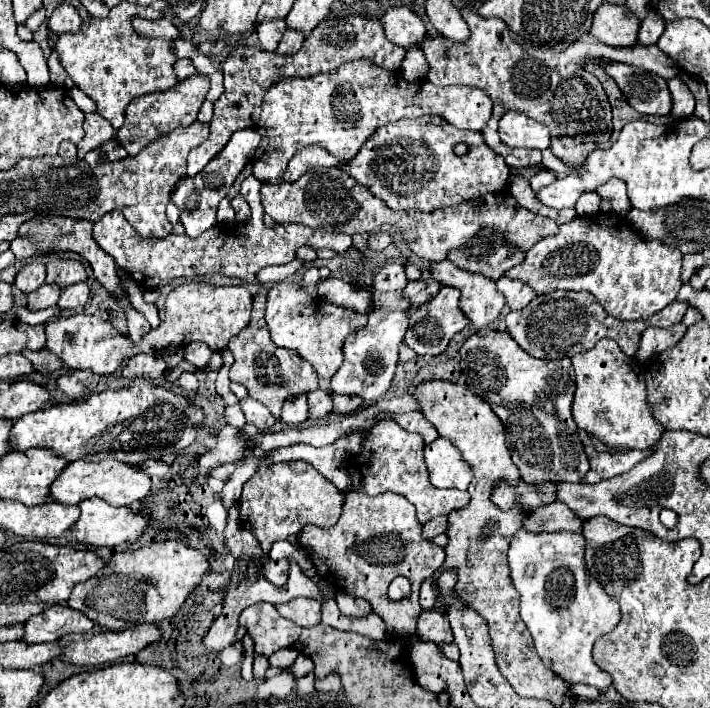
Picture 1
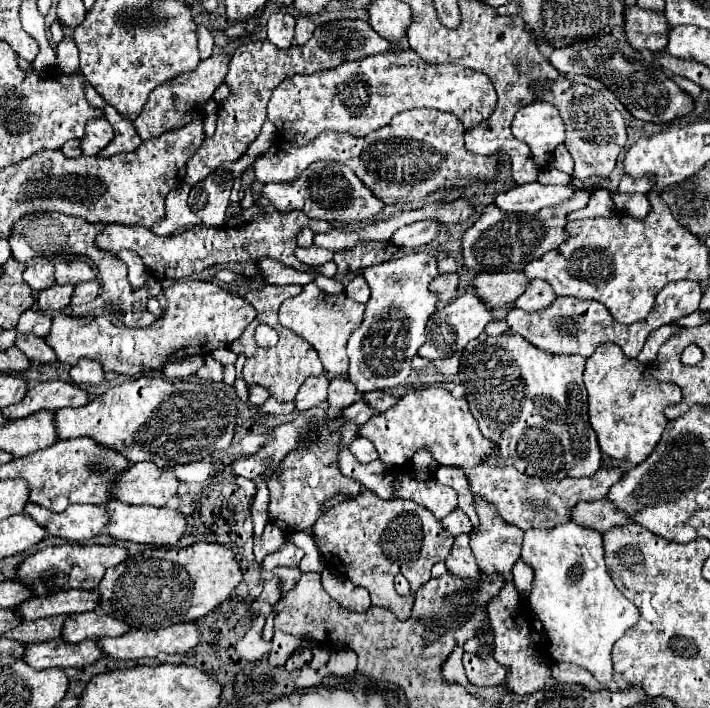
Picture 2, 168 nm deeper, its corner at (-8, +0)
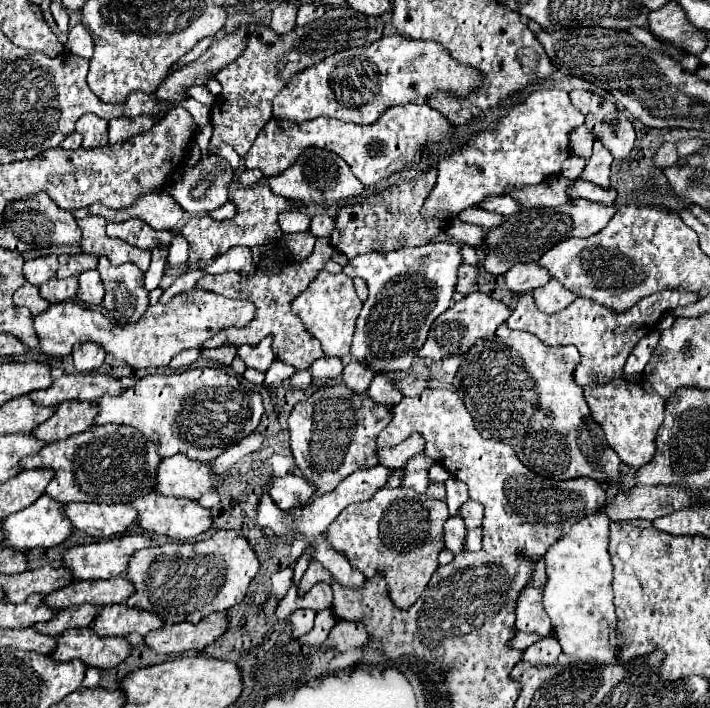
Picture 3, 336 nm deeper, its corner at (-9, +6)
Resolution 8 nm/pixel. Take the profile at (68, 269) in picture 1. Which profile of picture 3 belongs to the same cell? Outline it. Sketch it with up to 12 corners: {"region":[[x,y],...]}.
{"region":[[60,255],[58,279],[96,269],[96,255]]}

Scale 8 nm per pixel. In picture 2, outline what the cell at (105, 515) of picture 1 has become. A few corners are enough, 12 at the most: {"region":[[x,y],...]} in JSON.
{"region":[[105,505],[107,535],[149,545],[175,545],[183,513],[167,507]]}

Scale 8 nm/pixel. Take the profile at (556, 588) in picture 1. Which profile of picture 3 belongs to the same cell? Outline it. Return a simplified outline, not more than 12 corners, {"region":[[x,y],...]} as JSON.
{"region":[[608,517],[544,555],[552,637],[578,661],[616,661]]}

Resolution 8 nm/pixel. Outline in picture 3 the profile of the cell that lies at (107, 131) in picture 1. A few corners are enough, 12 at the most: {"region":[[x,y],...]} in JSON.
{"region":[[94,113],[78,119],[84,149],[108,145],[108,121]]}

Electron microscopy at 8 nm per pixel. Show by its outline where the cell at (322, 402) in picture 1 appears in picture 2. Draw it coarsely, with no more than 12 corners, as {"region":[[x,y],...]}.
{"region":[[347,377],[331,379],[327,403],[339,413],[359,399]]}

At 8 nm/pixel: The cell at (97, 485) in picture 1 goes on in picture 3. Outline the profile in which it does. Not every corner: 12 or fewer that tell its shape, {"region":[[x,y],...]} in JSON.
{"region":[[178,453],[160,461],[154,491],[198,499],[208,463]]}

